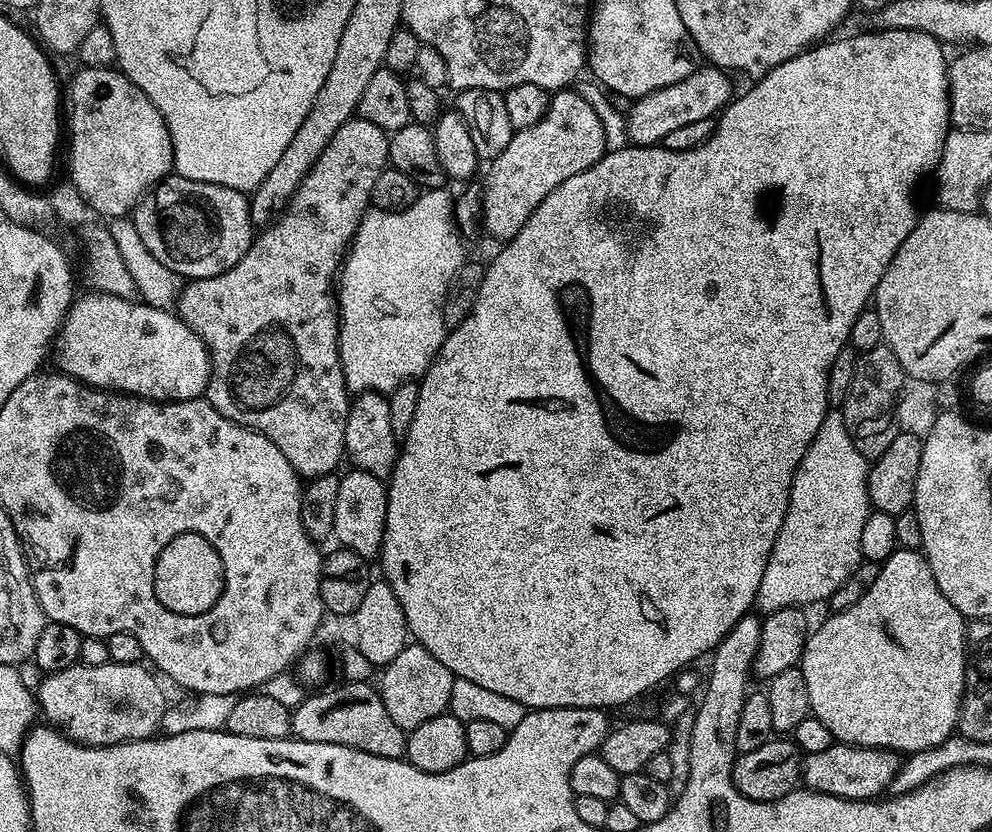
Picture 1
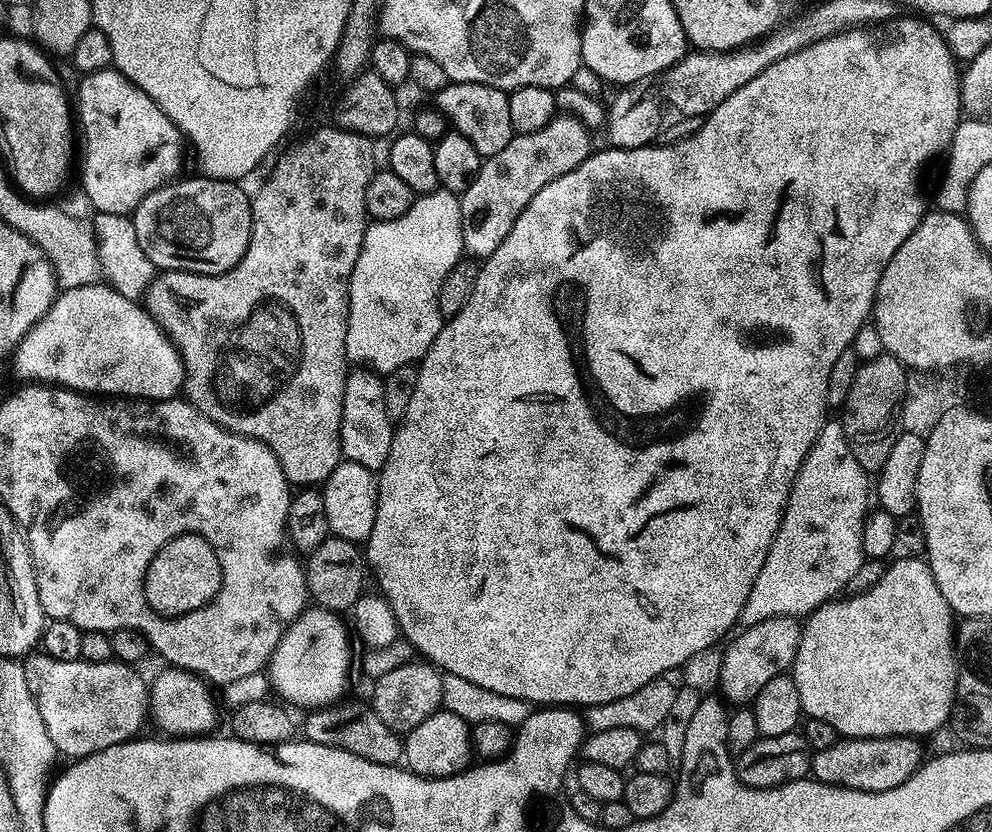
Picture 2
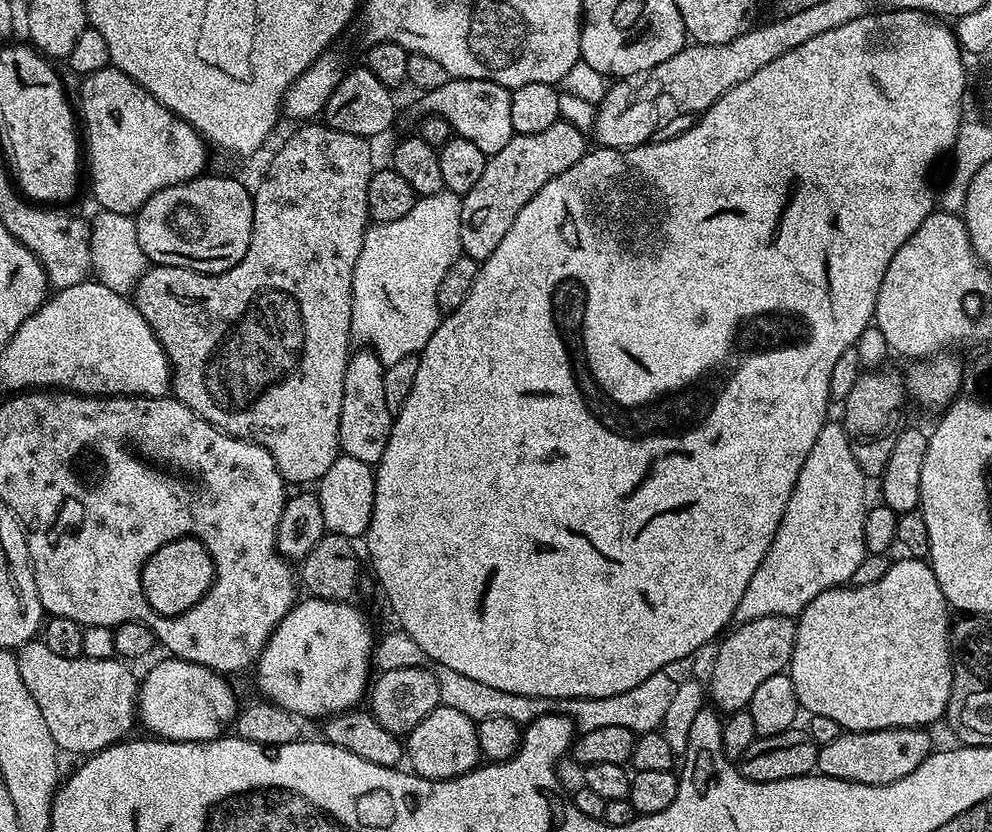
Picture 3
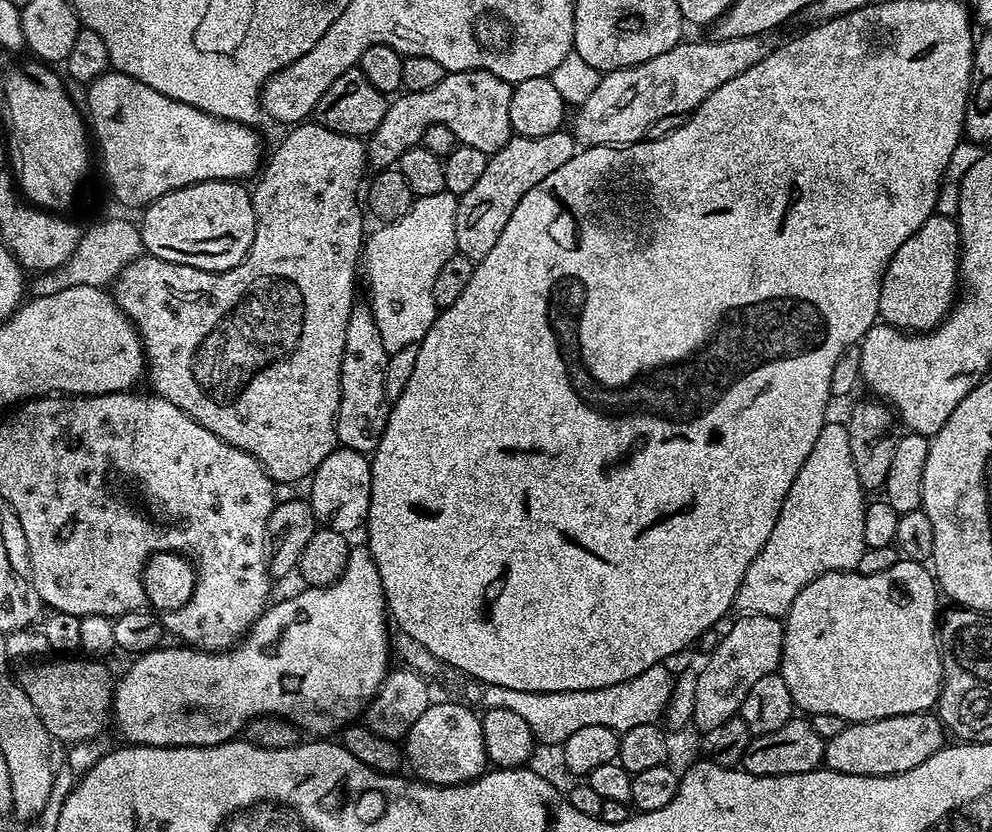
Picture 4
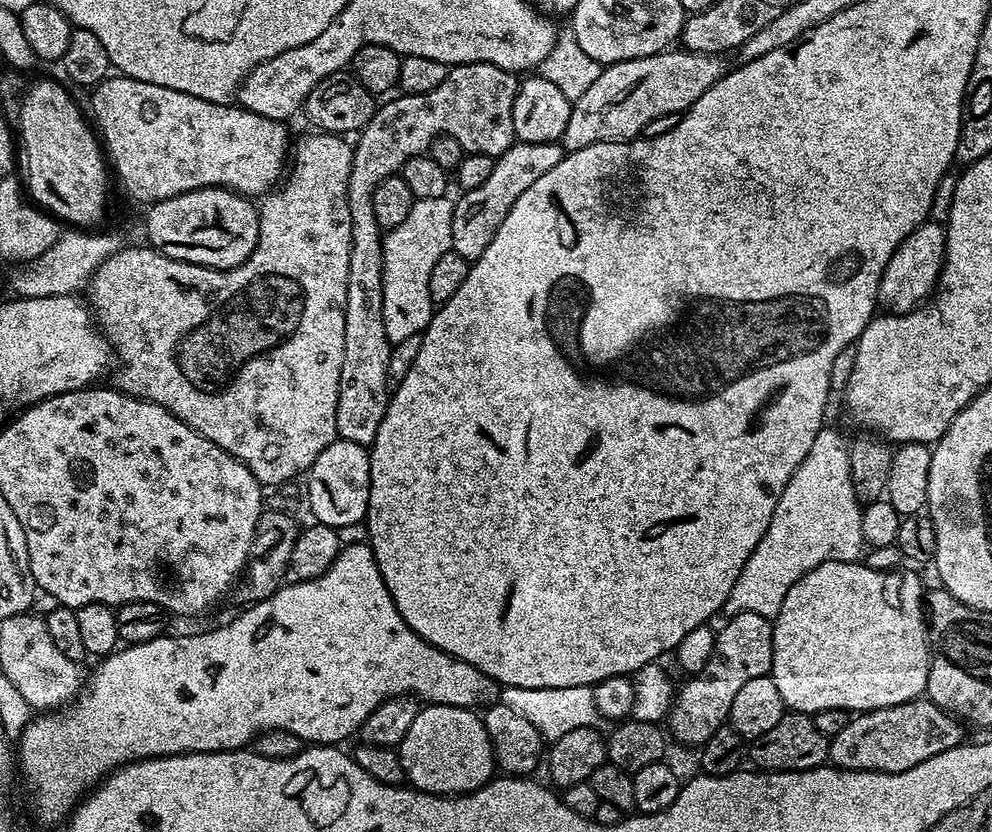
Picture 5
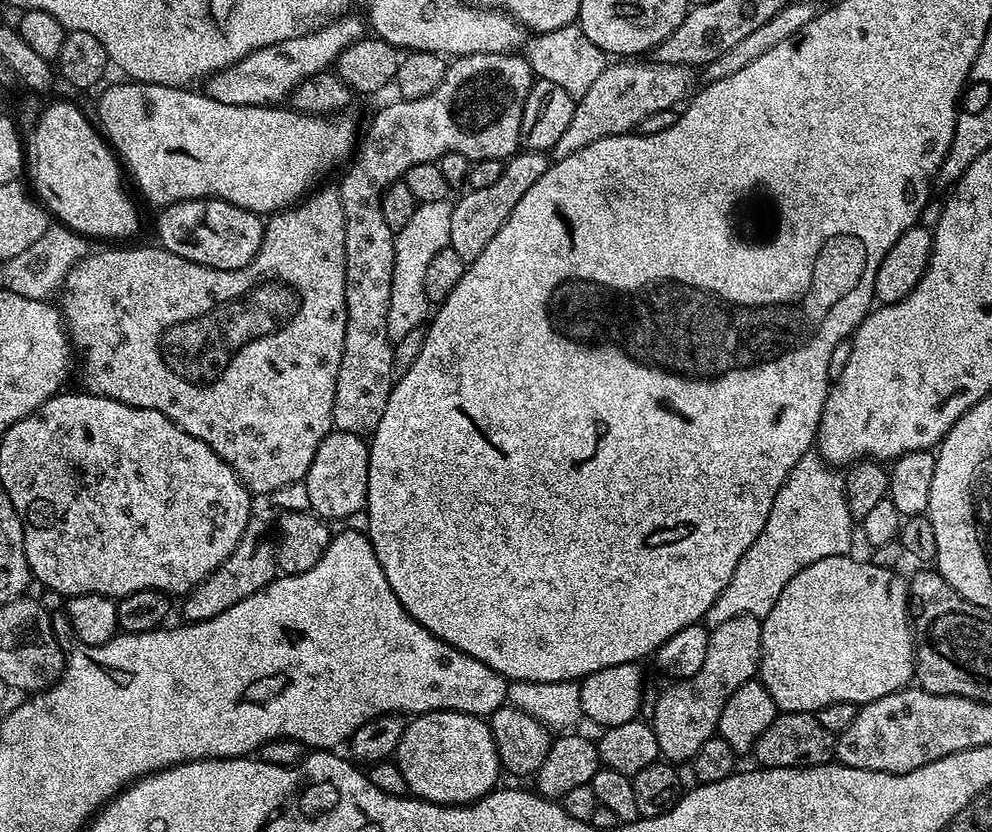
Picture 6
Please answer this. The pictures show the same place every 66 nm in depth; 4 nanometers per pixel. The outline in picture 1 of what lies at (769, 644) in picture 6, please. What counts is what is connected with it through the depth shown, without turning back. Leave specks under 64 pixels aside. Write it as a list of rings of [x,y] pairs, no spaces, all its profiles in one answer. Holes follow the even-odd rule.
[[[897,550],[892,553],[889,560],[883,561],[880,564],[880,573],[878,578],[874,578],[874,582],[870,586],[870,590],[866,590],[866,594],[862,598],[858,598],[858,602],[854,602],[854,606],[850,606],[841,612],[832,612],[829,615],[829,620],[821,626],[820,629],[813,631],[809,635],[808,641],[804,644],[804,654],[800,657],[799,669],[804,675],[806,682],[806,690],[810,694],[810,706],[812,707],[811,715],[816,716],[826,725],[826,730],[830,730],[833,741],[841,744],[853,744],[859,748],[888,748],[897,754],[911,754],[922,750],[930,750],[931,747],[936,747],[942,743],[949,736],[957,731],[960,723],[960,704],[964,700],[964,662],[966,659],[966,617],[959,612],[956,607],[946,598],[946,594],[942,594],[942,590],[938,590],[938,582],[934,582],[934,574],[930,570],[928,561],[924,559],[923,555],[916,550]]]

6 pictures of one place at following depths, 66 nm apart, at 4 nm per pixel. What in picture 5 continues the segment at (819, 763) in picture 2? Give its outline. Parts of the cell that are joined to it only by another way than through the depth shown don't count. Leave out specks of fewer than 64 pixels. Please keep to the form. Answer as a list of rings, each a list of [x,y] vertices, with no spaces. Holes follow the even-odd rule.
[[[927,698],[902,702],[898,706],[886,706],[853,715],[846,722],[844,729],[831,737],[828,745],[828,760],[835,767],[851,772],[905,772],[946,750],[961,743],[961,721],[950,712],[943,712],[937,704]]]

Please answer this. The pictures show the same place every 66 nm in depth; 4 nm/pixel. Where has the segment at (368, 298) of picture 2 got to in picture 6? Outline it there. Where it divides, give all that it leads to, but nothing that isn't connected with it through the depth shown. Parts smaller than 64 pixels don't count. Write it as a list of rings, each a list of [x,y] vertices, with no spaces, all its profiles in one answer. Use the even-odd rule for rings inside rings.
[[[448,200],[421,204],[414,210],[414,218],[410,218],[410,222],[406,222],[406,226],[402,226],[402,230],[395,233],[396,249],[390,310],[386,310],[386,330],[393,338],[410,334],[410,330],[421,327],[429,319],[430,302],[426,298],[426,269],[430,267],[430,258],[434,258],[434,254],[448,247],[451,213],[452,204]]]

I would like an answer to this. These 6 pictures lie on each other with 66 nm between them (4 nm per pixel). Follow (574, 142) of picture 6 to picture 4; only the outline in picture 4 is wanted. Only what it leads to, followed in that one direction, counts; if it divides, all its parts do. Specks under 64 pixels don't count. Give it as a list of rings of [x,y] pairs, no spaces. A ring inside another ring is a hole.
[[[764,36],[707,39],[693,44],[681,42],[666,50],[666,54],[650,58],[650,62],[603,73],[594,94],[578,107],[580,117],[574,127],[577,145],[597,148],[636,144],[647,137],[650,126],[654,126],[658,118],[692,113],[718,86],[730,82],[730,78],[738,78],[738,74],[750,70],[754,62],[762,62],[770,51]]]

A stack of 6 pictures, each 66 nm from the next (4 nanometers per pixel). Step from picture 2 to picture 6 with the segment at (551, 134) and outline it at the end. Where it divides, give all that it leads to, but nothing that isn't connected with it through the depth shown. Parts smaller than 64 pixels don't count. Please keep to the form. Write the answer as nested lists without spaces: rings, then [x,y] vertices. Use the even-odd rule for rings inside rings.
[[[517,151],[515,156],[508,157],[502,175],[492,185],[483,190],[474,188],[465,191],[465,196],[452,204],[448,247],[454,250],[454,254],[458,254],[458,258],[462,258],[466,266],[473,264],[478,254],[482,254],[482,250],[490,246],[490,238],[494,238],[494,234],[502,230],[506,218],[510,218],[514,206],[518,206],[522,194],[526,194],[526,190],[530,190],[530,186],[534,186],[534,182],[538,182],[542,174],[546,174],[549,163],[549,157],[545,153]]]

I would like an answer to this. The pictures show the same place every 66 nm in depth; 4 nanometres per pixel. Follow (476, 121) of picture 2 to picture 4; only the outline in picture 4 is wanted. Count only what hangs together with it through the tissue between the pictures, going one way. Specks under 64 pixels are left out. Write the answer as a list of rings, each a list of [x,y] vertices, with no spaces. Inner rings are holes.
[[[470,70],[469,72],[449,72],[444,75],[442,82],[438,82],[438,86],[430,86],[430,90],[425,92],[405,91],[403,94],[397,95],[389,103],[386,118],[382,118],[382,122],[378,122],[378,130],[374,130],[367,141],[369,161],[376,166],[395,165],[401,154],[417,147],[424,131],[435,124],[450,126],[450,130],[454,130],[457,141],[466,146],[474,146],[474,150],[482,150],[489,154],[502,150],[502,146],[506,146],[506,142],[511,140],[514,135],[510,126],[512,89],[513,85],[494,74],[482,70]]]

